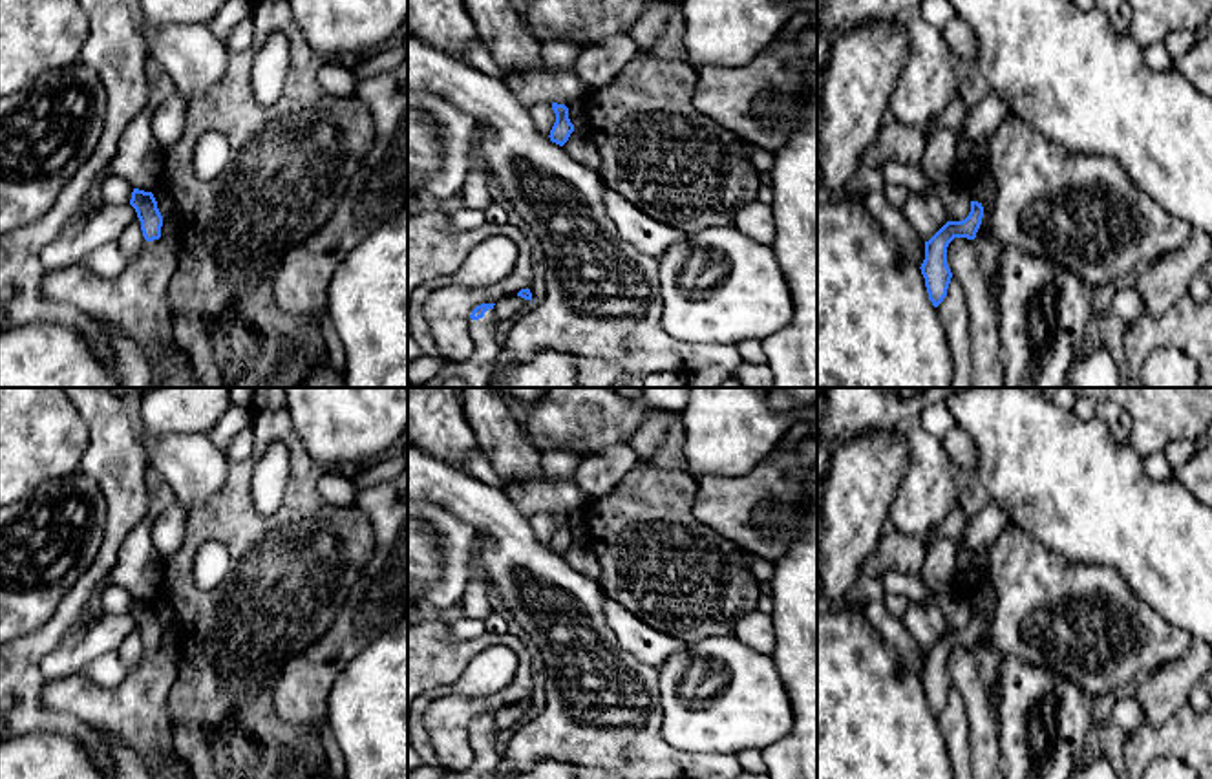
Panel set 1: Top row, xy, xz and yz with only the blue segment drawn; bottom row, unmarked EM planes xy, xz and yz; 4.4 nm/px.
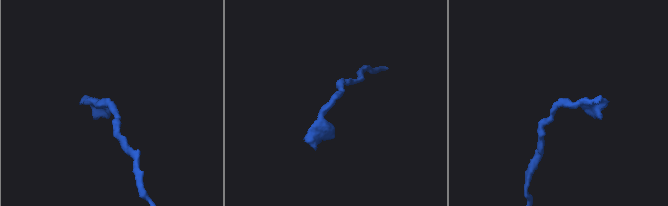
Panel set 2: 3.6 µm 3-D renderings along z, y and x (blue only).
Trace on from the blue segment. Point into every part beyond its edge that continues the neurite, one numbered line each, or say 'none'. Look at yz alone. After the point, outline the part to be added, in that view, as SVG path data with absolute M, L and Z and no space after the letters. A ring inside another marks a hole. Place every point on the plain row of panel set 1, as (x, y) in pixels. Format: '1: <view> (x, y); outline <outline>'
none

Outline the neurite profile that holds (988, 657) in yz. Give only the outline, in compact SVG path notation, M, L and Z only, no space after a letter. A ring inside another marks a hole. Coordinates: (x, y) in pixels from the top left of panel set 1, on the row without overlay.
M989 580L982 583L976 596L971 600L971 611L978 611L983 616L982 635L973 651L976 655L980 677L991 695L994 708L996 708L998 666L1004 658L1004 655L996 649L991 638L996 600L998 600L996 591Z

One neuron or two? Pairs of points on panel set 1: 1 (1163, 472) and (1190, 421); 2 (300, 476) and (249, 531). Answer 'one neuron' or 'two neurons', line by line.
1: two neurons
2: one neuron

